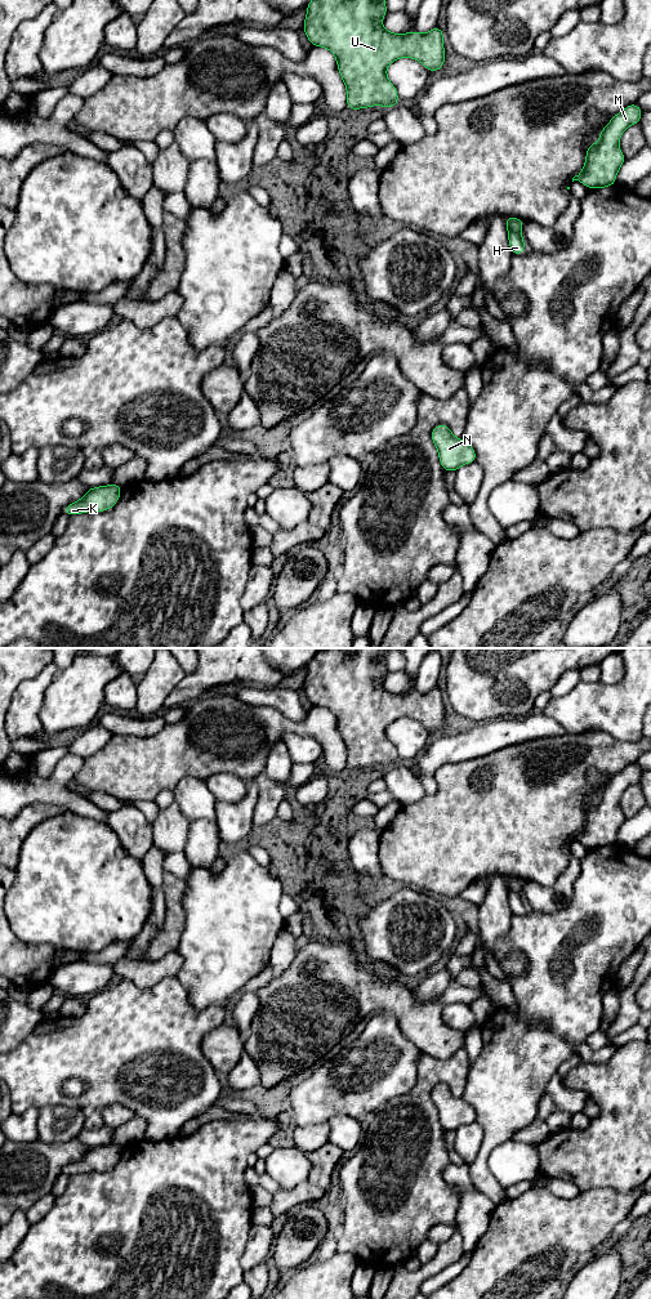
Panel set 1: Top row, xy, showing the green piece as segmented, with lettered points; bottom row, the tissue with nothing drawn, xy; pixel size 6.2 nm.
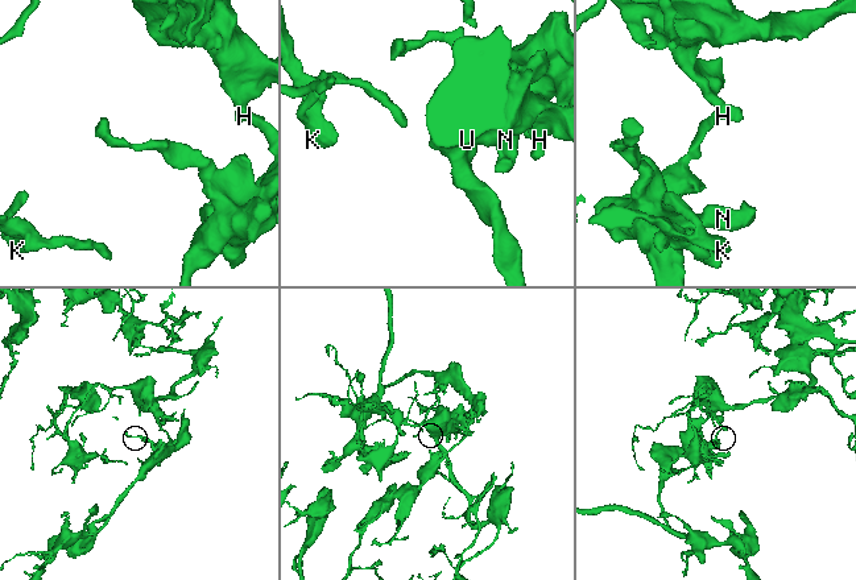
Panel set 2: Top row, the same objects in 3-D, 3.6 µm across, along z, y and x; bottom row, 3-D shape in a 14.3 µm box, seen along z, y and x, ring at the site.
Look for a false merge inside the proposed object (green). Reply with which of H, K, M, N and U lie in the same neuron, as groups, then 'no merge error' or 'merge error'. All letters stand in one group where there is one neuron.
groups H N / K M U; merge error

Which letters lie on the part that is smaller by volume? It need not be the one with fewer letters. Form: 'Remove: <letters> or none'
Remove: H, N

